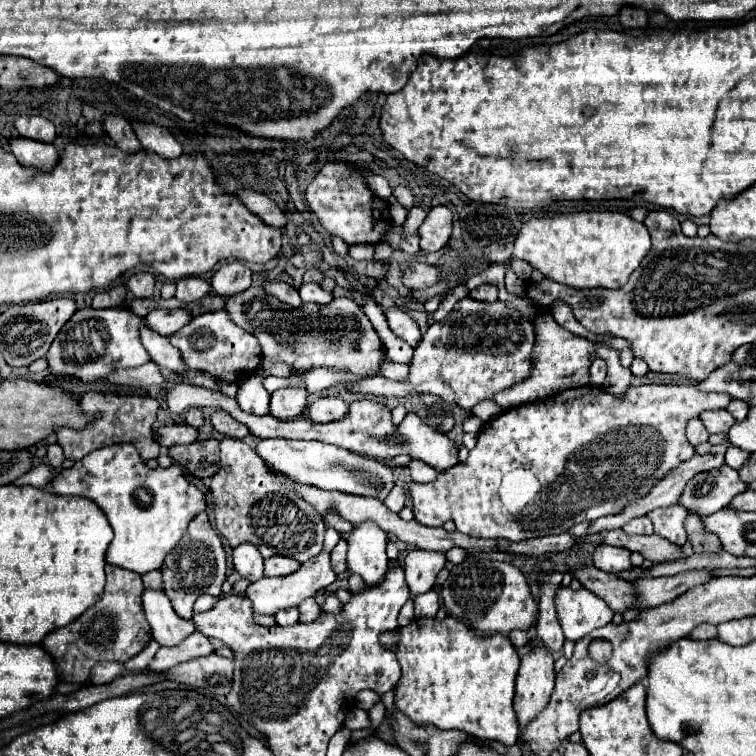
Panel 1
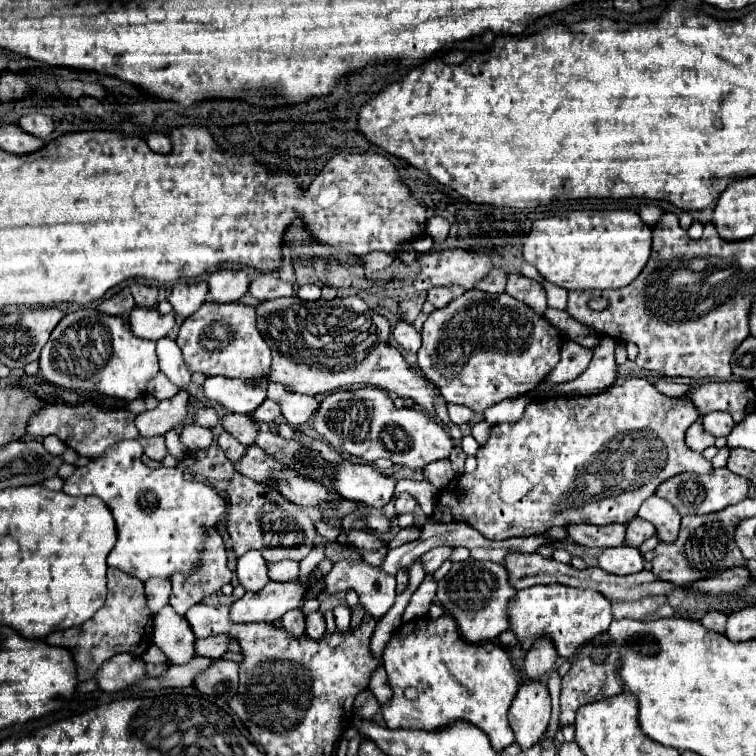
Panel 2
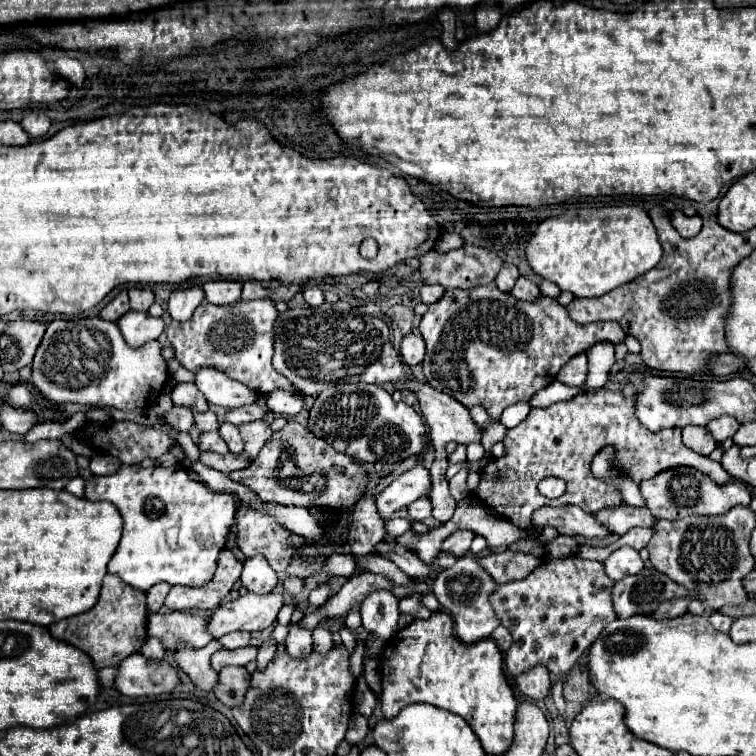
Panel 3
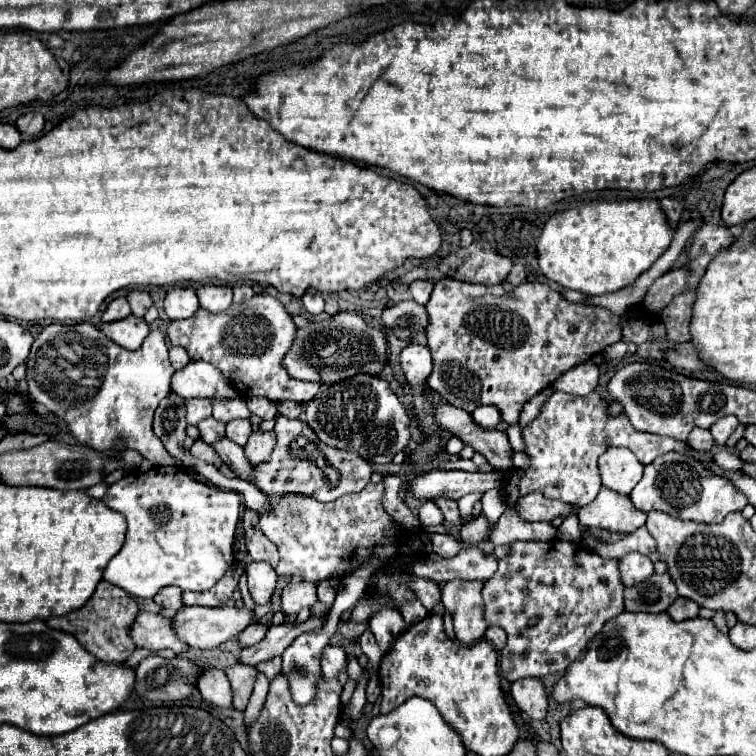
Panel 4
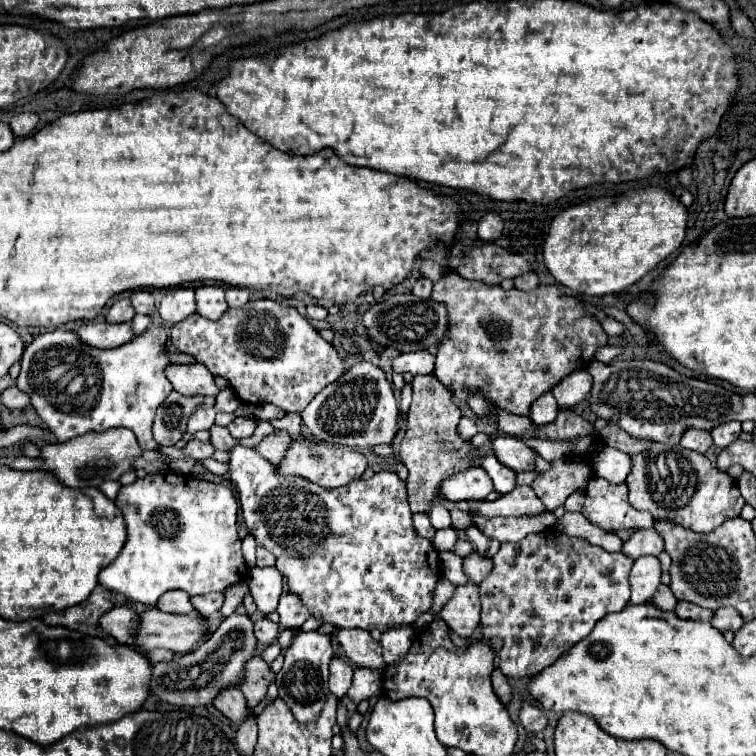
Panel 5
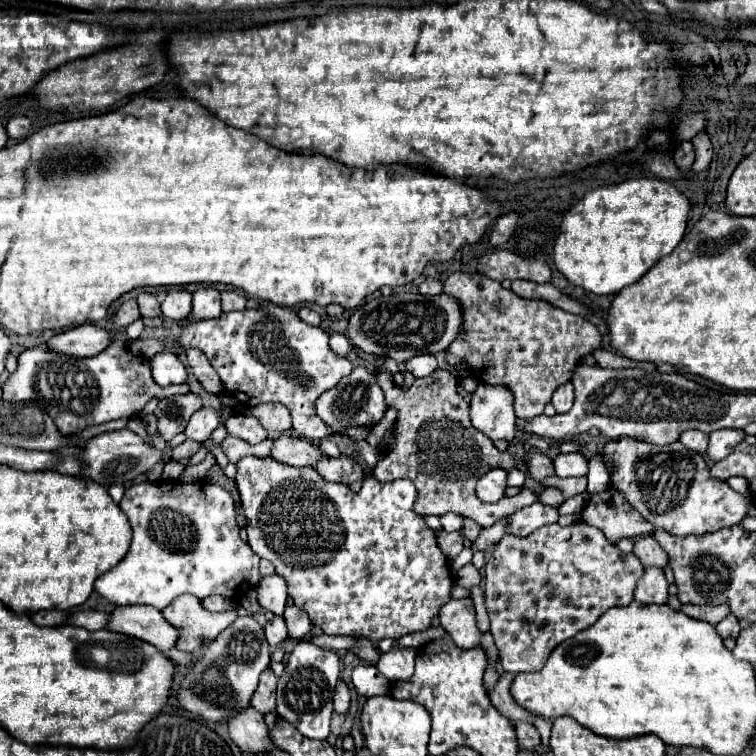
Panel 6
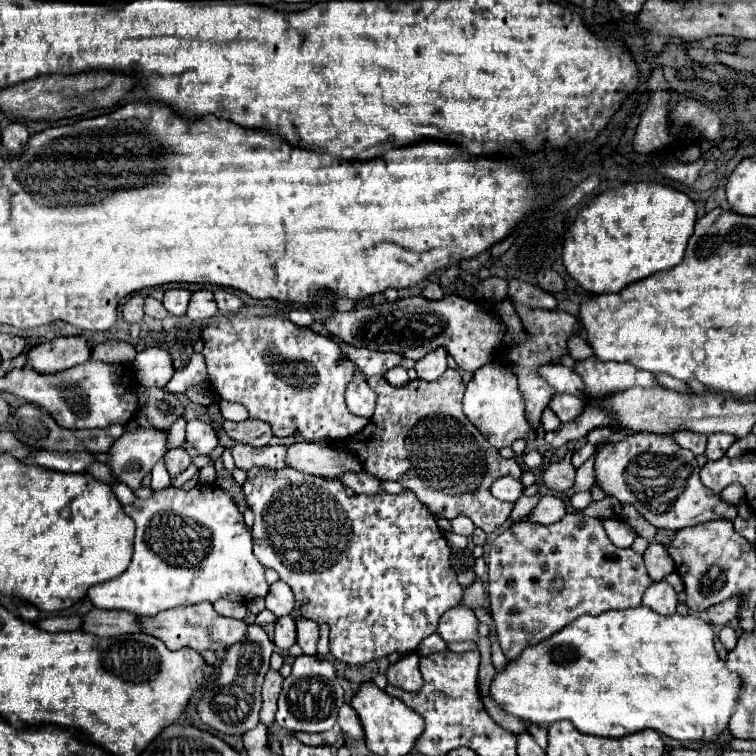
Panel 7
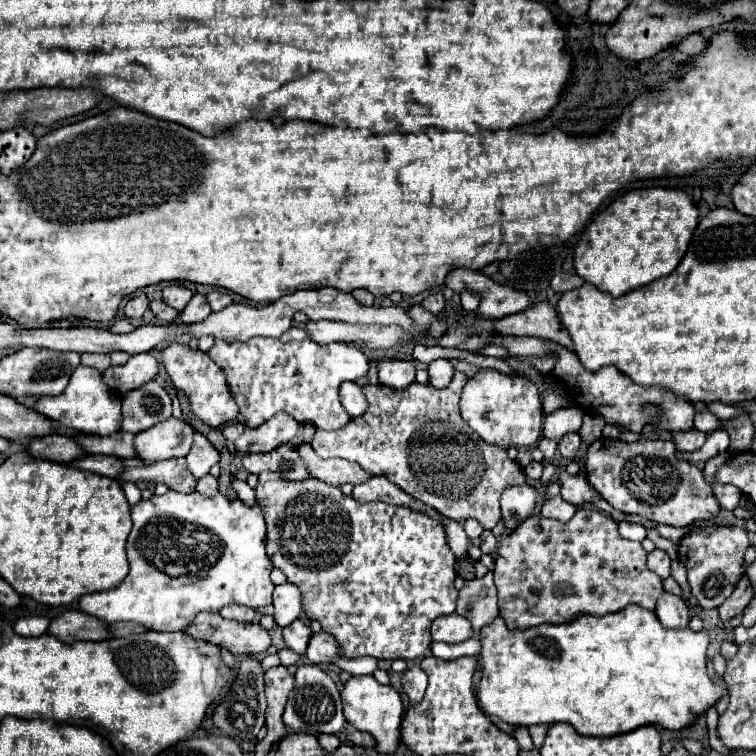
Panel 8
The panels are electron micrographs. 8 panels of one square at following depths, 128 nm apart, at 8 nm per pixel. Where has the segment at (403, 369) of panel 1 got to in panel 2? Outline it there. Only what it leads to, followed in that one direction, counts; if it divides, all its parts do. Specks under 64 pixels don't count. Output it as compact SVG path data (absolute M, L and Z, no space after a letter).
M448 404L448 416L450 416L452 424L466 424L466 422L472 422L474 412L470 408L464 408L458 404Z

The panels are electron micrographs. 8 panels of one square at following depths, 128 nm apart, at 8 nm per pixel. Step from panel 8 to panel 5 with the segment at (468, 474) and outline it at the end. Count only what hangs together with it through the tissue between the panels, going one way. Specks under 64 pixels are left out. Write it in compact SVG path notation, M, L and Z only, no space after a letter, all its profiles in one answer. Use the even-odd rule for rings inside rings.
M434 374L416 376L412 380L414 396L408 412L408 428L400 442L400 462L408 468L408 492L410 492L410 510L428 512L436 498L440 496L436 488L440 480L448 476L456 476L456 472L464 472L466 468L474 468L480 464L480 450L472 444L472 440L464 440L458 432L458 422L462 418L462 410L452 402L452 388L444 388ZM516 486L514 490L502 496L496 502L472 502L466 500L468 512L484 518L498 516L524 516L524 514L540 514L544 512L544 504L538 500L531 486Z

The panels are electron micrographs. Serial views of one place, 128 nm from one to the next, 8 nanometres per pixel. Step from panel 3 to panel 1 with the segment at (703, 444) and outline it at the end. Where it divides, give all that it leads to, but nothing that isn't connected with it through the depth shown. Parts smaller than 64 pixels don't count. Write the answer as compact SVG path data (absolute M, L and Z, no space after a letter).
M694 418L694 420L688 422L688 426L686 426L686 438L688 438L688 442L692 446L698 446L698 444L708 442L708 436L710 436L708 430L704 428L704 424L698 418Z

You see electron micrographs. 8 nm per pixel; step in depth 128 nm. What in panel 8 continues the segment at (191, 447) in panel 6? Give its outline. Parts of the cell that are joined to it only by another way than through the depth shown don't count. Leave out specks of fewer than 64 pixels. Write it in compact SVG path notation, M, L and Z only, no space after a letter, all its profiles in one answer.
M184 458L164 460L164 462L156 462L152 466L140 466L140 468L126 466L120 480L122 482L126 482L126 480L130 480L130 482L138 482L138 480L164 482L168 488L172 488L176 492L194 492L196 490L196 480L188 472Z

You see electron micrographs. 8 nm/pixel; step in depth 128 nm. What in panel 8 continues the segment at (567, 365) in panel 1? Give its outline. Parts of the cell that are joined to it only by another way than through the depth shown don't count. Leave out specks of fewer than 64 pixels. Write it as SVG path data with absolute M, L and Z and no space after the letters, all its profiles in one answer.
M562 408L546 416L544 420L544 436L560 442L570 432L580 432L582 426L582 410L580 408Z

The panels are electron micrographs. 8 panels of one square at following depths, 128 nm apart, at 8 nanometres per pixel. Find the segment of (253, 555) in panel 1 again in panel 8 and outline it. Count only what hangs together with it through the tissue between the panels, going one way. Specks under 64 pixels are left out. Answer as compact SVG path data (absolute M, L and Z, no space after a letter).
M282 584L274 588L274 620L278 626L292 624L302 610L300 590L294 584Z

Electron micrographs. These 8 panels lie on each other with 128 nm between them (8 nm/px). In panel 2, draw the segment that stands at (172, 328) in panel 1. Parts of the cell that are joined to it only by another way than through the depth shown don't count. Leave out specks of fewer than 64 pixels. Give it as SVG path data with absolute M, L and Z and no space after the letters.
M134 308L130 312L130 328L132 334L144 340L160 340L164 338L172 326L176 324L176 314L160 314L158 310L144 310L144 308Z

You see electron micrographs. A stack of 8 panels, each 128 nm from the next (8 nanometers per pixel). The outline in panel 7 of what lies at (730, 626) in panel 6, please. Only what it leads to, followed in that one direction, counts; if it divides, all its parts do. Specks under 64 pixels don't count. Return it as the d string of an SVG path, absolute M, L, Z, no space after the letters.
M724 626L722 630L720 630L720 642L726 646L726 650L732 650L734 646L736 646L736 640L738 640L738 636L736 636L736 632L730 628L730 626Z

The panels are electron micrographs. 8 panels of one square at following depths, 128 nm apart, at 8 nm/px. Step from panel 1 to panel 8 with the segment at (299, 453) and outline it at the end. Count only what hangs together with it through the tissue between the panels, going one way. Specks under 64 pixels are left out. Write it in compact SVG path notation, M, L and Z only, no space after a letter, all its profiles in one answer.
M524 484L524 486L512 486L502 492L502 524L506 534L516 532L516 528L534 514L536 504L538 504L538 492L534 486Z

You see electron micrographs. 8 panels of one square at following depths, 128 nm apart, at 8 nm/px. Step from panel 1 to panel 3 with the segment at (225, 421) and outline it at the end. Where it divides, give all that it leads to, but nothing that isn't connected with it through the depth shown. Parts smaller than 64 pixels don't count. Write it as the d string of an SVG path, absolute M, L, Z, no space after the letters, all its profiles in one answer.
M256 420L250 424L242 424L240 434L244 438L244 454L248 456L248 460L254 460L260 448L270 440L272 430L268 424L264 424L264 420Z

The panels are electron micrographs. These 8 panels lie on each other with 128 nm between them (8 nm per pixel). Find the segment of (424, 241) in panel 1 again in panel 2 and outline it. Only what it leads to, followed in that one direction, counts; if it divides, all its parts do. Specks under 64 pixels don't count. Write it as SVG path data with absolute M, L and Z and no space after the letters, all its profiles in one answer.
M442 216L428 218L428 228L426 228L426 232L428 232L434 240L438 240L438 242L446 240L448 230L450 230L450 224L446 222L446 218L442 218Z

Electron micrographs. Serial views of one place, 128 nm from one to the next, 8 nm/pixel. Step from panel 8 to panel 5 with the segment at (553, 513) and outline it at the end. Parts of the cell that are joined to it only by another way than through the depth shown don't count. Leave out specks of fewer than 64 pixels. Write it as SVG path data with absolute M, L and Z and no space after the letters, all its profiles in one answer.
M544 512L540 516L520 516L520 518L480 518L474 516L474 524L482 534L496 538L498 542L520 542L526 534L544 532L554 528L556 518L552 512Z

